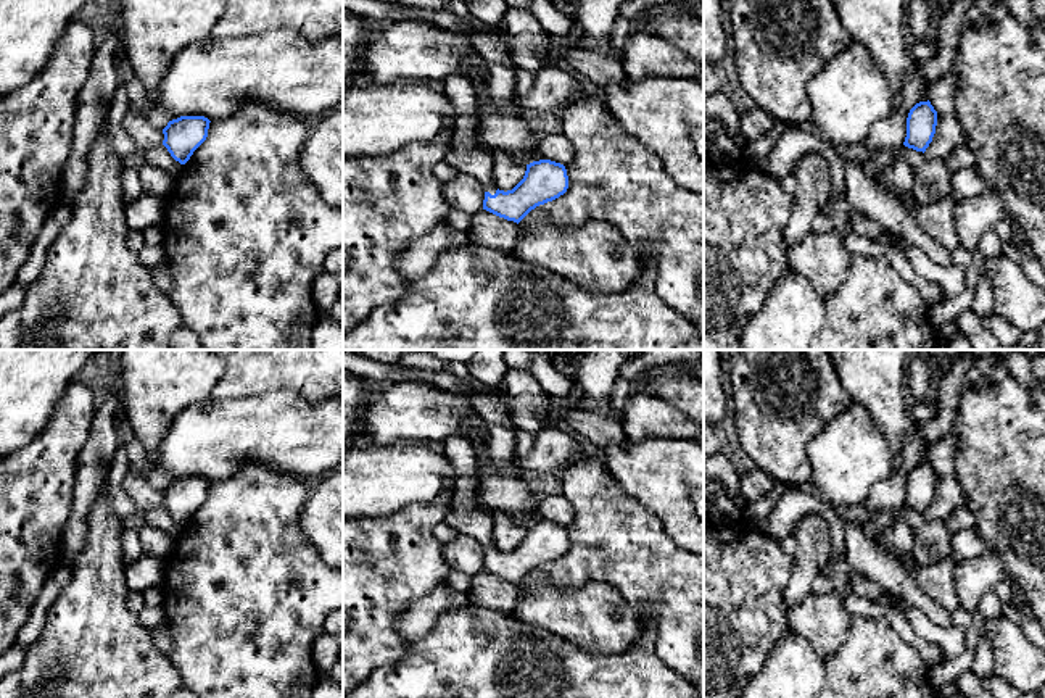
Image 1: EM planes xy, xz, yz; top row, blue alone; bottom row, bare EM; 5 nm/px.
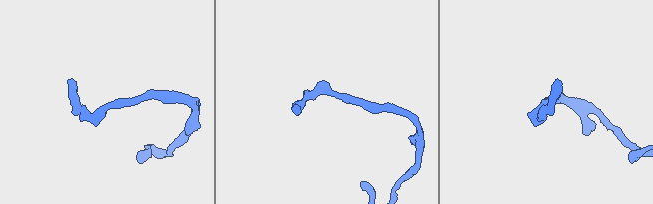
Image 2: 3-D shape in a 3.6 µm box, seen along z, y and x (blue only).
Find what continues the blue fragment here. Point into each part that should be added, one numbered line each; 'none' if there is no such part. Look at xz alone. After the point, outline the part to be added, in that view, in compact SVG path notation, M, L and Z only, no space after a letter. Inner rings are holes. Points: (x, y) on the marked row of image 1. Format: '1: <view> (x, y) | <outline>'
1: xz (467, 155) | M451 74L440 87L457 110L456 131L449 140L446 161L459 172L472 174L486 192L496 193L493 184L493 155L477 137L477 113L483 92L462 74Z

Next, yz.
none

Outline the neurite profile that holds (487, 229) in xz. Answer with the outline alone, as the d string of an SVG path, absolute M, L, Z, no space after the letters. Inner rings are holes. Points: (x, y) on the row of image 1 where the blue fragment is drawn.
M481 210L472 218L467 235L470 243L510 251L515 245L517 227L517 222Z

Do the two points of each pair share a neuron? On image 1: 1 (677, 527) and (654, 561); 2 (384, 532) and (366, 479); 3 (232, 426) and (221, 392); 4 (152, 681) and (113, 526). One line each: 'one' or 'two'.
1: two
2: two
3: two
4: one

